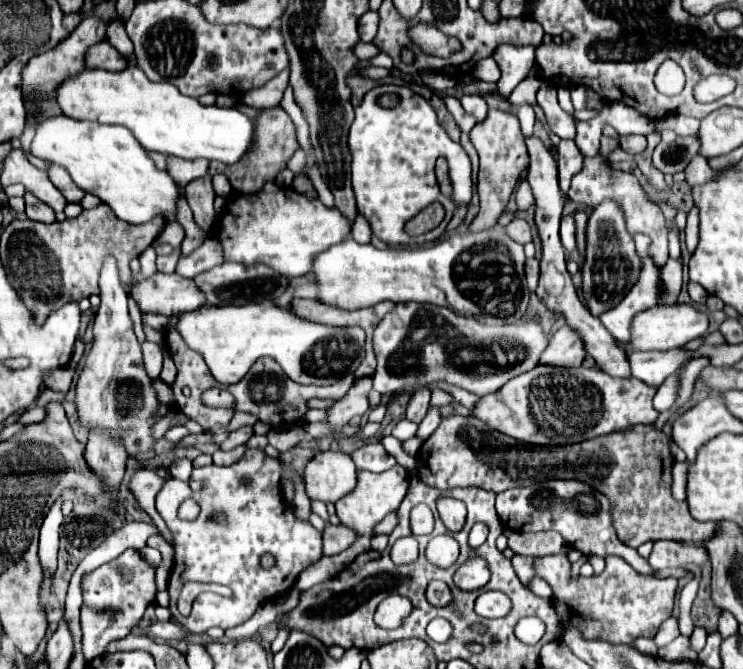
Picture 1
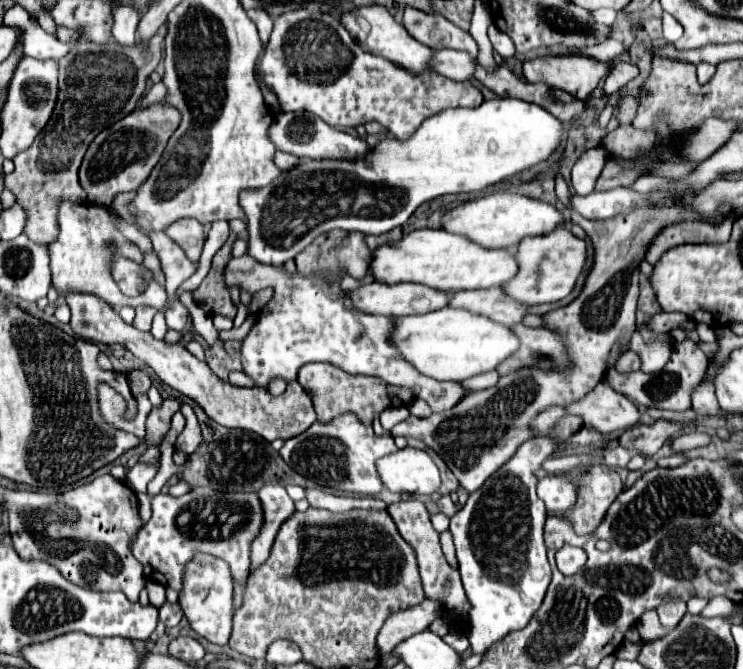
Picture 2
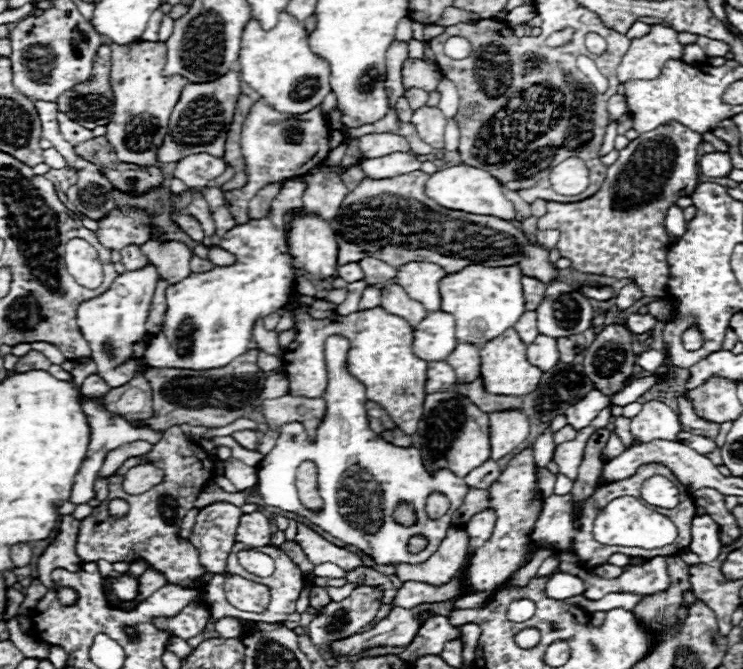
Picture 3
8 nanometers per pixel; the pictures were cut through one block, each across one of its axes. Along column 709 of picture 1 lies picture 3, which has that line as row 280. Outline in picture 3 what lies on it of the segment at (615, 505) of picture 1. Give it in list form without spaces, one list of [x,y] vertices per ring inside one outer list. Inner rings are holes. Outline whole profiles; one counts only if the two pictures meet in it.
[[[524,276],[522,278],[522,286],[524,286],[524,300],[526,300],[526,308],[528,310],[536,310],[538,304],[542,302],[542,296],[546,292],[546,284],[536,280],[536,278],[530,278],[530,276]]]

